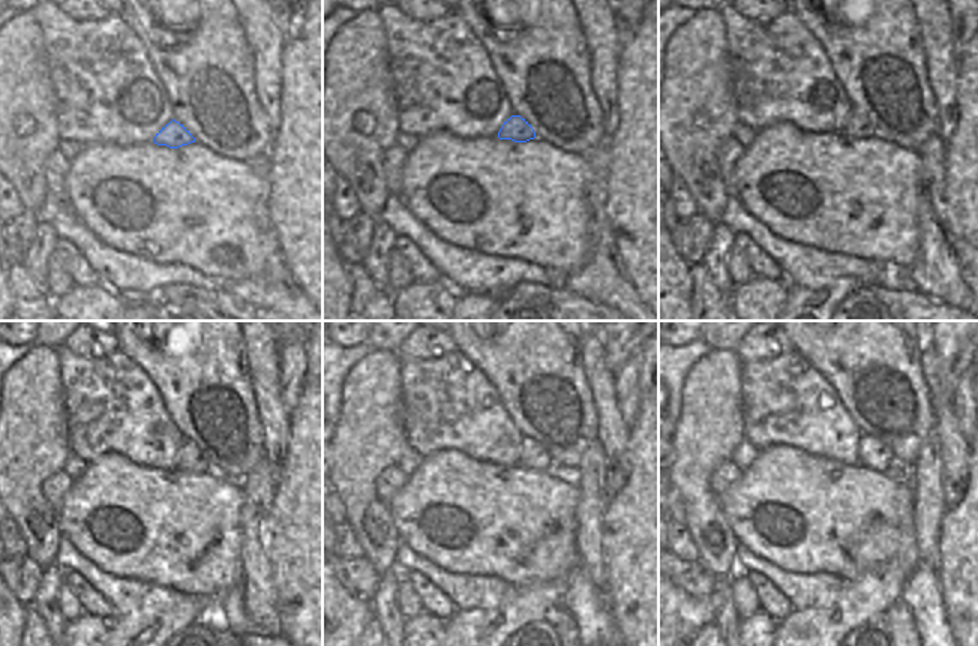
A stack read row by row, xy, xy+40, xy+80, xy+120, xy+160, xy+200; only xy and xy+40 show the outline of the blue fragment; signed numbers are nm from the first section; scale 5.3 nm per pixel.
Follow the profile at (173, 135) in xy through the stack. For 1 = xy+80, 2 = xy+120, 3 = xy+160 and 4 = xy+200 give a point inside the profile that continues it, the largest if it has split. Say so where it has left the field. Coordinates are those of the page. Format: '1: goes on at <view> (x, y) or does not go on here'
1: goes on at xy+80 (858, 125)
2: goes on at xy+120 (189, 459)
3: goes on at xy+160 (533, 456)
4: goes on at xy+200 (875, 454)

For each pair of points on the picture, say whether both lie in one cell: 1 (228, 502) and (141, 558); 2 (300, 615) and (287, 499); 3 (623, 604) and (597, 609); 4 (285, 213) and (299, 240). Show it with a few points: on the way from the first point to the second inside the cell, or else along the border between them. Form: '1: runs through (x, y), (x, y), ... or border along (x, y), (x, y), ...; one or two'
1: runs through (207, 505), (182, 529), (170, 529), (162, 537); one
2: runs through (303, 586), (303, 528); one
3: border along (605, 592), (608, 610), (618, 630); two
4: runs through (291, 219), (296, 224), (296, 234); one

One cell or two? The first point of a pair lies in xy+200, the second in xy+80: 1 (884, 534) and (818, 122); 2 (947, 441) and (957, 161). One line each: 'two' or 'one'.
1: two
2: two

